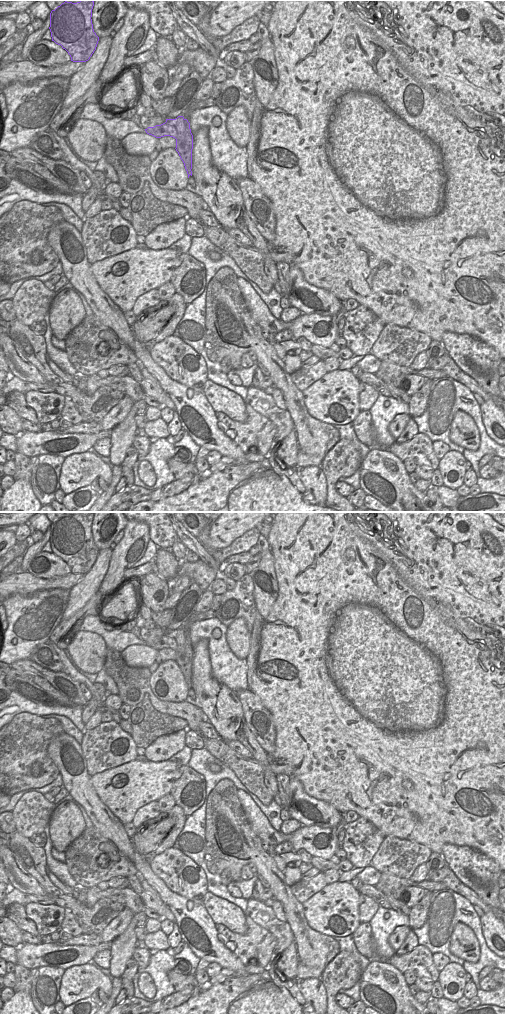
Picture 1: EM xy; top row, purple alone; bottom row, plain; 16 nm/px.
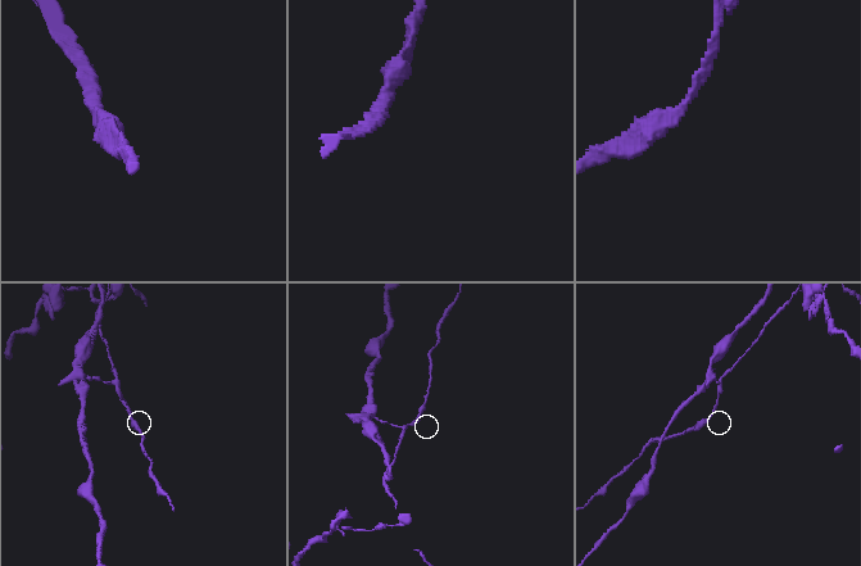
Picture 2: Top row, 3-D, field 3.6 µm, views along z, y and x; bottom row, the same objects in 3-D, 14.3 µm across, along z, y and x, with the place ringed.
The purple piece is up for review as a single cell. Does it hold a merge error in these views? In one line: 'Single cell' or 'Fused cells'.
Fused cells.

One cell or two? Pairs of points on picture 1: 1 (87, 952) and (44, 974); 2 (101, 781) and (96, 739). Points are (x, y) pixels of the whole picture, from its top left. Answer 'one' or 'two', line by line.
1: two
2: two

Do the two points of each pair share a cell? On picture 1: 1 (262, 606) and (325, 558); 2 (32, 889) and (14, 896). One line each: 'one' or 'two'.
1: two
2: two

